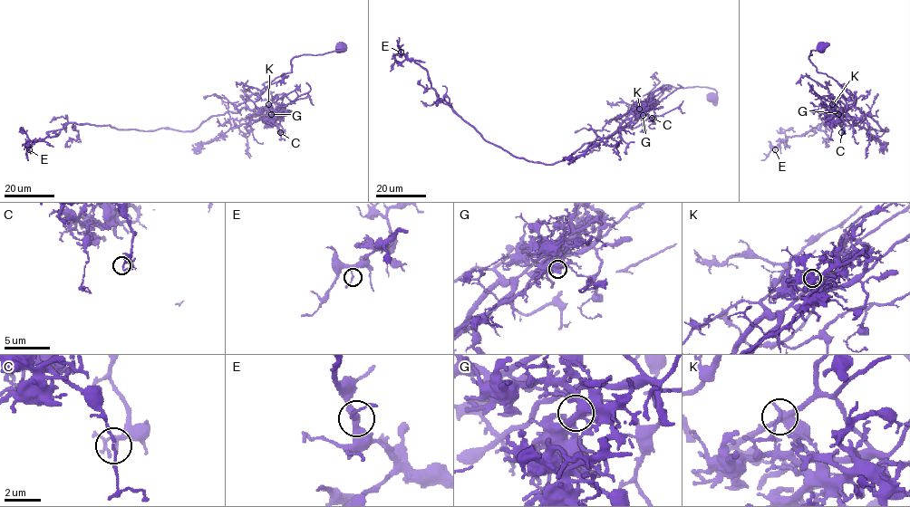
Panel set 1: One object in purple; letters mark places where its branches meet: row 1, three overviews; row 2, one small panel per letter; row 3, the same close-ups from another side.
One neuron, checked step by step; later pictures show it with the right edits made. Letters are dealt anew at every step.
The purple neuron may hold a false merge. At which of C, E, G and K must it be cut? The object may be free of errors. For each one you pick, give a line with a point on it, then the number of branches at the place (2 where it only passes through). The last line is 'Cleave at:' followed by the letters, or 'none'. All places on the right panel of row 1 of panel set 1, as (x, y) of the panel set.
K: place (832, 104); branches 2
Cleave at: K

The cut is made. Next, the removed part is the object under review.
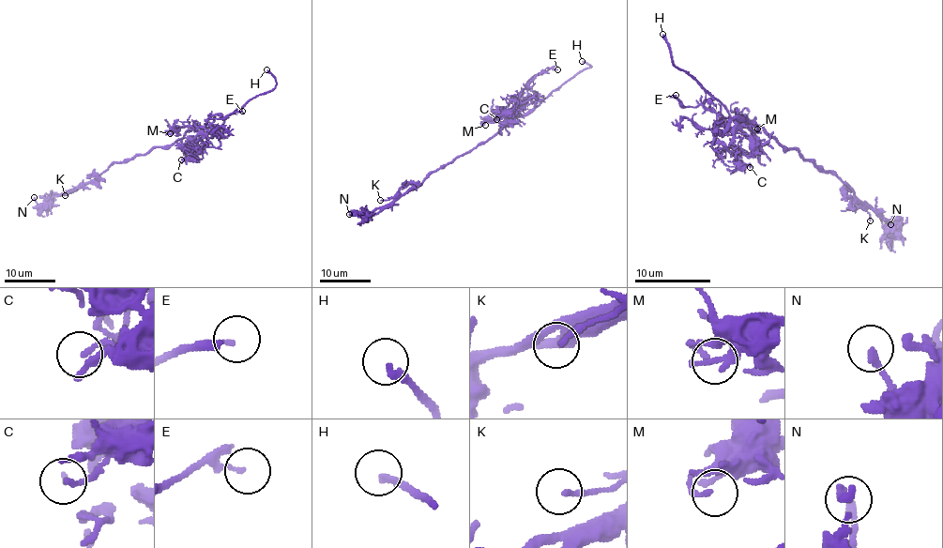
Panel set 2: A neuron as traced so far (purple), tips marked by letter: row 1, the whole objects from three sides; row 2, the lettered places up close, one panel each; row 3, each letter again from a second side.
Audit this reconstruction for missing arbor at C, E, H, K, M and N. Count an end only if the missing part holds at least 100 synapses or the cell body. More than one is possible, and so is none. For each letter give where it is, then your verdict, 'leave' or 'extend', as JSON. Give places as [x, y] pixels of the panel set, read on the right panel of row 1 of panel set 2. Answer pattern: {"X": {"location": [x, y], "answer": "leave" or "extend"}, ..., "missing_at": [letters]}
{"C": {"location": [750, 167], "answer": "leave"}, "E": {"location": [676, 95], "answer": "leave"}, "H": {"location": [662, 34], "answer": "extend"}, "K": {"location": [870, 220], "answer": "leave"}, "M": {"location": [757, 129], "answer": "leave"}, "N": {"location": [890, 224], "answer": "leave"}, "missing_at": ["H"]}

